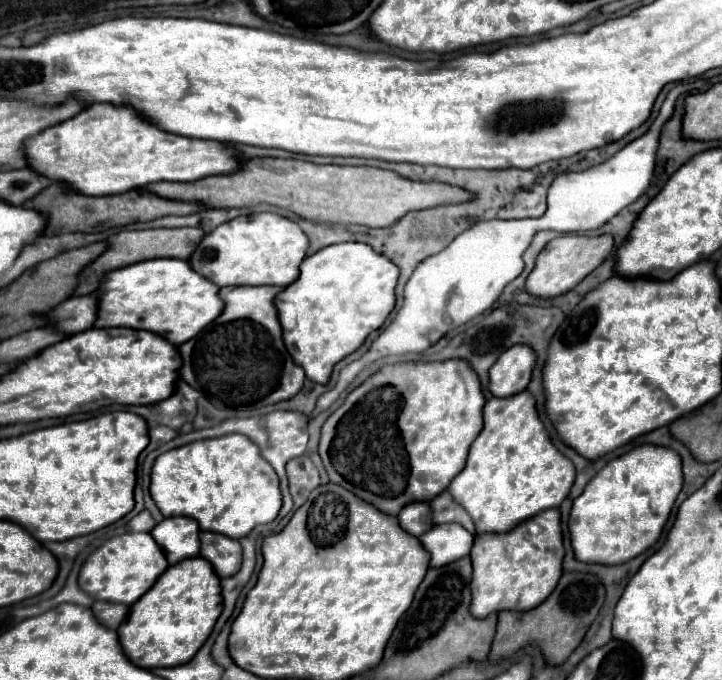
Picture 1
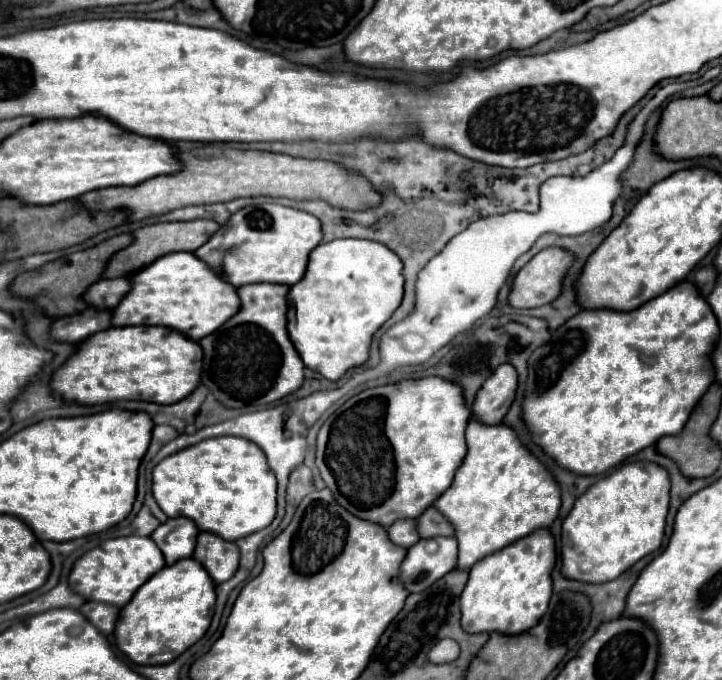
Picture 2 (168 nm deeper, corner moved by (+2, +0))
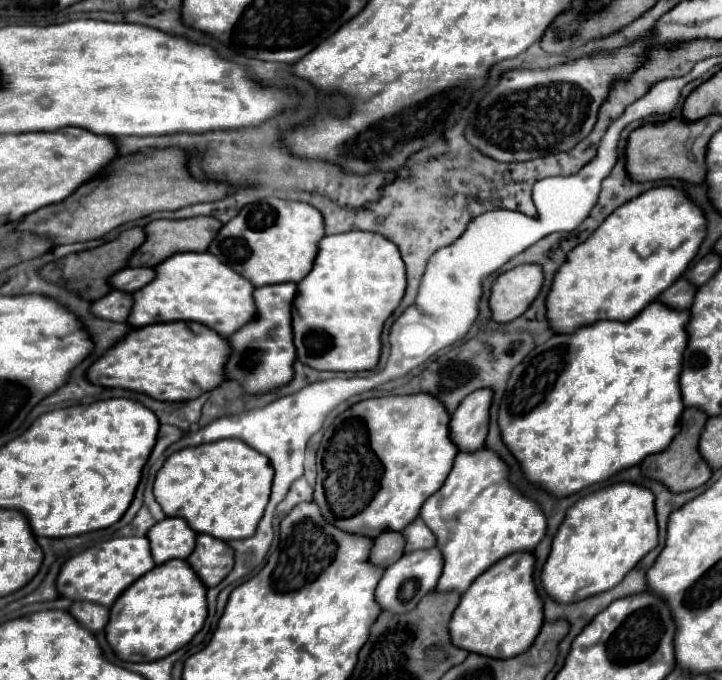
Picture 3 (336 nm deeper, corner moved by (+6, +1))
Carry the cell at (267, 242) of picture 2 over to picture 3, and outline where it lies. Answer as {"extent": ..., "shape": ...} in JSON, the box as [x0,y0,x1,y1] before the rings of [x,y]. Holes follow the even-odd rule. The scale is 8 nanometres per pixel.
{"extent":[210,197,324,287],"shape":[[[268,197],[246,205],[232,221],[228,221],[210,245],[210,253],[224,265],[250,279],[256,287],[274,283],[302,281],[314,263],[318,243],[324,237],[324,219],[318,209],[302,201],[284,201]]]}

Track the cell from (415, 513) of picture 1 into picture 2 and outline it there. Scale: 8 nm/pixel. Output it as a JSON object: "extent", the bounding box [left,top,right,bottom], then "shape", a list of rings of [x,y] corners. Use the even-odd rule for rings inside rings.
{"extent":[388,520,418,548],"shape":[[[402,520],[402,522],[394,522],[390,528],[388,528],[388,536],[394,544],[398,546],[404,546],[404,548],[410,548],[414,546],[414,542],[418,542],[418,530],[416,530],[416,520]]]}

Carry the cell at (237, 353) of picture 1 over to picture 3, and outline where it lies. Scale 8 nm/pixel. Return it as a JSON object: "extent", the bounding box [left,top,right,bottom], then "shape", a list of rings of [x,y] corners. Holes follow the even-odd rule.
{"extent":[226,283,296,393],"shape":[[[294,283],[266,285],[254,291],[258,315],[254,321],[238,329],[228,337],[232,345],[232,355],[226,363],[228,379],[238,381],[248,393],[262,393],[270,389],[278,389],[290,383],[294,371],[292,363],[296,359],[294,343],[292,343],[292,301],[296,297]]]}

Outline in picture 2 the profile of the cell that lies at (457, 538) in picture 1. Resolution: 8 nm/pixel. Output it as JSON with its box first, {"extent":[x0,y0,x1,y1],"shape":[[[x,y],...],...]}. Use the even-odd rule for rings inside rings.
{"extent":[400,536,458,594],"shape":[[[450,536],[450,538],[422,538],[420,542],[416,542],[408,550],[406,560],[402,562],[402,568],[400,568],[400,580],[402,580],[404,588],[410,594],[430,588],[436,580],[440,580],[444,574],[454,570],[454,562],[458,562],[456,550],[458,550],[458,544],[454,542],[454,536]]]}

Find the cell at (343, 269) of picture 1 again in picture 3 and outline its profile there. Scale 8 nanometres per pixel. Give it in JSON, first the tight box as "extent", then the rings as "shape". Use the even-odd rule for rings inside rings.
{"extent":[292,231,406,371],"shape":[[[352,231],[320,241],[312,271],[298,283],[292,329],[300,363],[320,371],[368,371],[380,359],[380,329],[406,291],[398,247],[378,233]]]}

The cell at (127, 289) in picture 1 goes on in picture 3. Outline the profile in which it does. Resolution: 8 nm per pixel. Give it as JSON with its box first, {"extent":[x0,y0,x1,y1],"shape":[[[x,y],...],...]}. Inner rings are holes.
{"extent":[128,253,256,337],"shape":[[[176,253],[156,267],[156,279],[134,293],[134,307],[128,317],[132,327],[146,327],[166,321],[198,321],[228,337],[256,317],[254,285],[218,261],[212,253]]]}

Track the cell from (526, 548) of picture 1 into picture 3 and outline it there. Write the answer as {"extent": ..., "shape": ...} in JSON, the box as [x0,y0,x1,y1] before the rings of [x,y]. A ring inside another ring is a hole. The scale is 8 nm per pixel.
{"extent":[450,553,542,659],"shape":[[[512,553],[498,561],[494,569],[482,573],[470,589],[462,595],[450,621],[450,639],[456,647],[492,659],[510,659],[524,653],[536,639],[542,627],[542,601],[536,593],[534,581],[534,555]]]}

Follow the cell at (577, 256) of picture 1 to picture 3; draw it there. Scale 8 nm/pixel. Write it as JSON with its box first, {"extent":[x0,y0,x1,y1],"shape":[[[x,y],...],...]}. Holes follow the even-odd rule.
{"extent":[490,263,542,323],"shape":[[[532,263],[500,273],[490,293],[492,319],[496,323],[510,323],[520,317],[540,293],[542,281],[542,267]]]}

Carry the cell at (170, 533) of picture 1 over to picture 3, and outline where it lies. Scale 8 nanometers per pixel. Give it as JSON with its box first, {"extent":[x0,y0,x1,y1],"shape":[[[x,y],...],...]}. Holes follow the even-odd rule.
{"extent":[148,517,196,565],"shape":[[[166,517],[164,521],[156,523],[148,531],[148,539],[152,557],[158,565],[170,559],[186,559],[196,545],[196,533],[184,519],[178,517]]]}

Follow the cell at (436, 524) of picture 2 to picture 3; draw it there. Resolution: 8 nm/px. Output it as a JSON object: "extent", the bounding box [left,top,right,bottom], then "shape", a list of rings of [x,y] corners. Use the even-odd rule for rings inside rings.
{"extent":[402,517,436,553],"shape":[[[418,517],[414,523],[410,523],[404,531],[402,531],[404,539],[406,539],[406,553],[410,551],[418,551],[418,549],[430,549],[436,545],[436,537],[434,533],[424,525],[424,521]]]}

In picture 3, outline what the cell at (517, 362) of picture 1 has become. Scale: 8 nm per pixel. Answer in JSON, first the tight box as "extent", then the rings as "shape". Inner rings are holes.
{"extent":[450,389,492,453],"shape":[[[488,389],[474,391],[452,413],[450,439],[458,447],[458,451],[474,453],[474,449],[482,449],[488,433],[490,401],[492,401],[492,391]]]}

